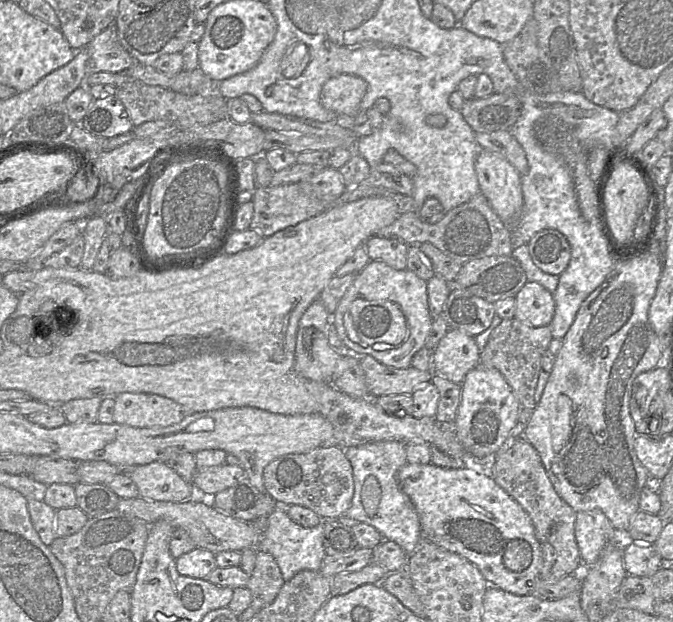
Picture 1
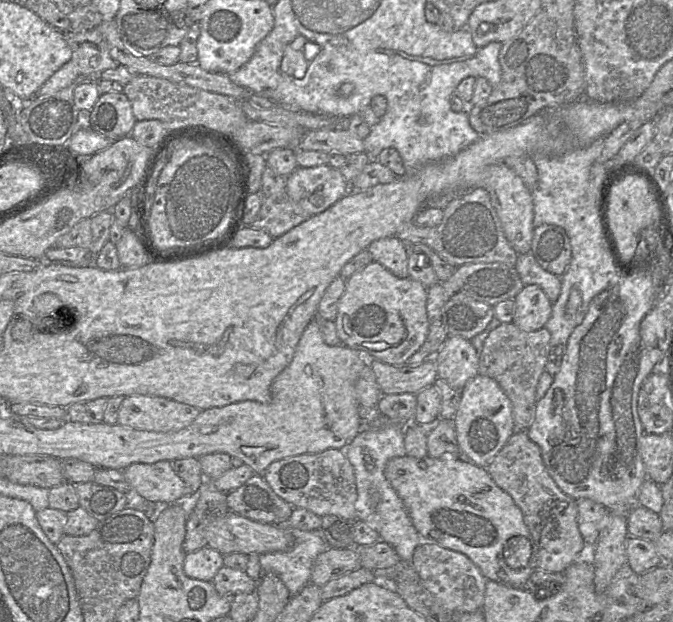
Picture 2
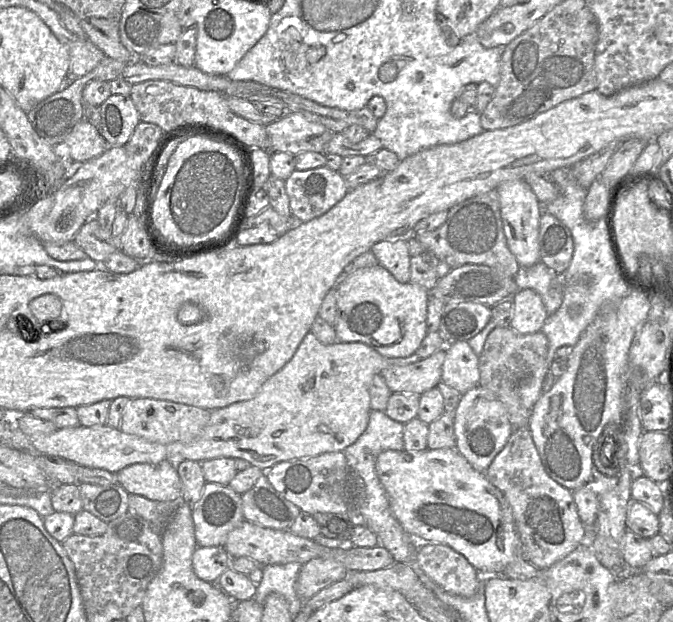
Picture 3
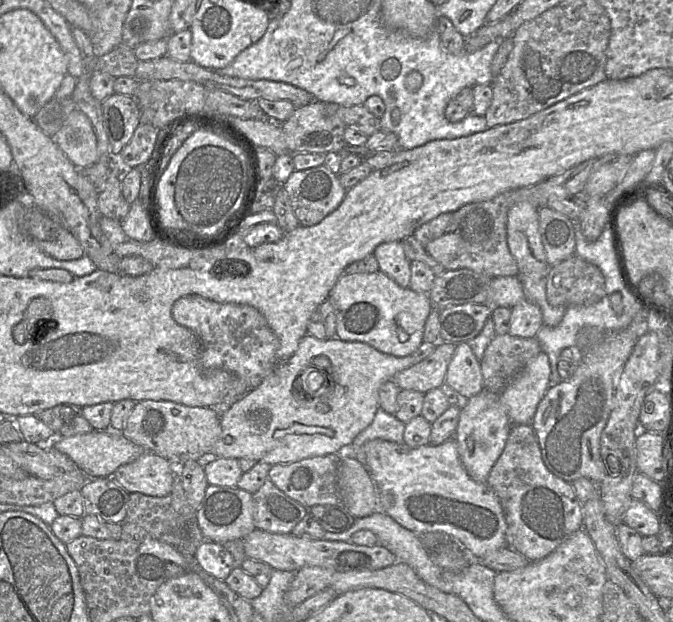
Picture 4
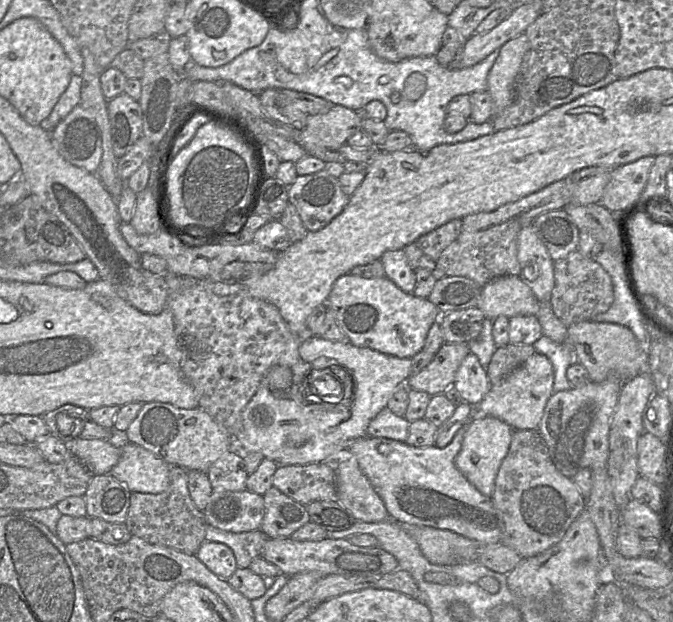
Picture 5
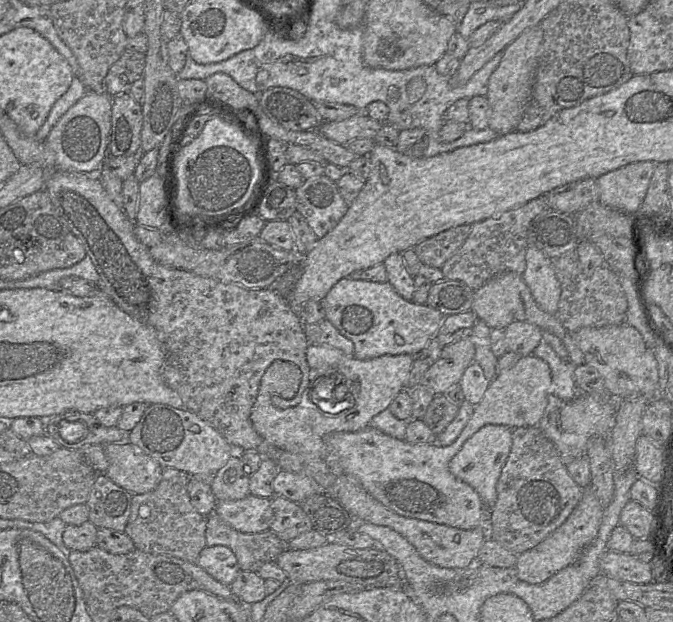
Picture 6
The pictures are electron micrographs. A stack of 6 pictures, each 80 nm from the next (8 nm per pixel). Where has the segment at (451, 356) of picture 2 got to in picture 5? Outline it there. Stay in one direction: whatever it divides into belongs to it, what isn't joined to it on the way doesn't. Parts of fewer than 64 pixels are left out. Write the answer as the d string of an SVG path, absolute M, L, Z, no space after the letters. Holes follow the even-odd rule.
M471 351L458 368L452 386L460 393L462 400L473 407L483 399L489 390L491 385L486 368Z

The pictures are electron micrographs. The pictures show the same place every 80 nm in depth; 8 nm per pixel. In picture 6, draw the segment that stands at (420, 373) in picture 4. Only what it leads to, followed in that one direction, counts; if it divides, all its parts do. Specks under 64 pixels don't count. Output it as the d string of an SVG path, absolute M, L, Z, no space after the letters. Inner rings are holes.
M470 337L443 346L438 359L424 373L420 384L435 395L444 394L460 382L465 369L475 361L475 346Z

